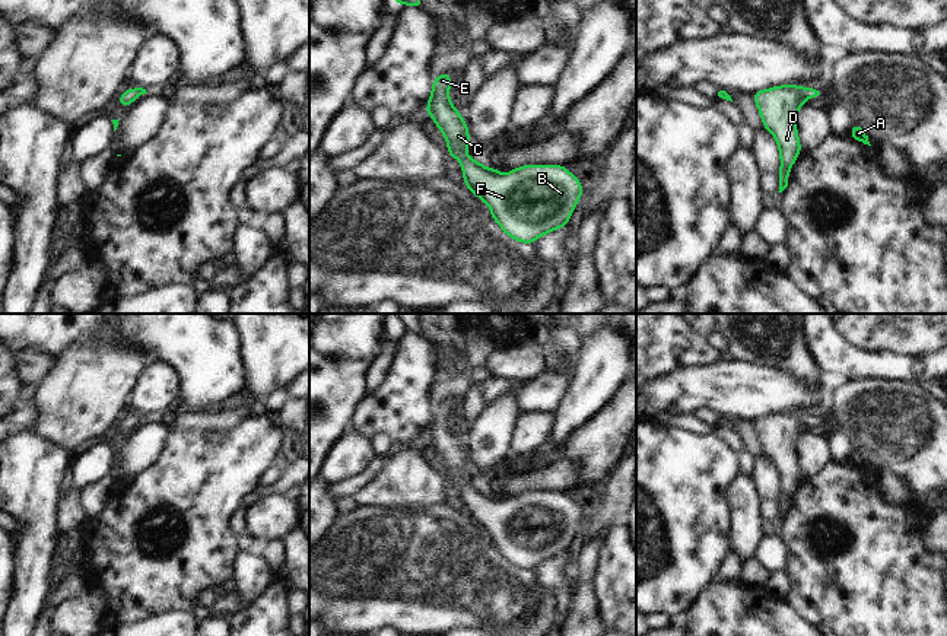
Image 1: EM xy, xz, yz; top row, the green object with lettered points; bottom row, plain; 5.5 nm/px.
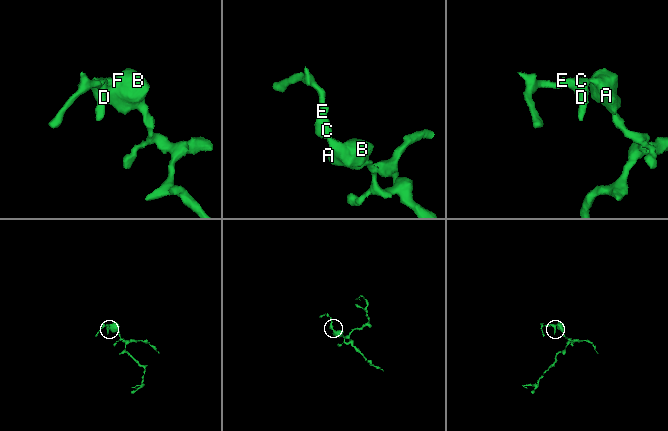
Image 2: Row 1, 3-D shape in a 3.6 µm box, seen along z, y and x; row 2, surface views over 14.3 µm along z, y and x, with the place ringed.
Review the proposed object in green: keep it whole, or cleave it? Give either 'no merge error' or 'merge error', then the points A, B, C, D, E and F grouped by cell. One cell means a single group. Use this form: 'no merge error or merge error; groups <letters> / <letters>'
no merge error; groups A B C D E F

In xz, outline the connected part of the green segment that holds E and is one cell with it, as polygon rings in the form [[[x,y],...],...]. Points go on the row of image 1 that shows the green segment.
[[[439,74],[432,85],[426,112],[448,143],[448,155],[461,162],[464,185],[490,209],[502,230],[524,244],[566,226],[585,193],[581,181],[562,165],[524,165],[506,175],[467,156],[468,125],[454,108],[448,90],[451,76]]]

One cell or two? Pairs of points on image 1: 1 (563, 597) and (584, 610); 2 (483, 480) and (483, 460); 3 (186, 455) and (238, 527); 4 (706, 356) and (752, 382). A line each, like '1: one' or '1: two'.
1: two
2: two
3: two
4: two

